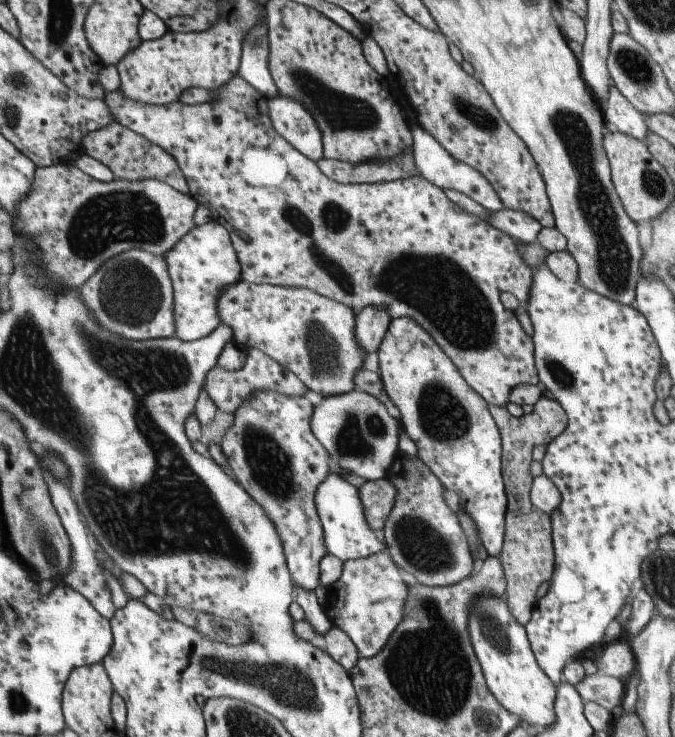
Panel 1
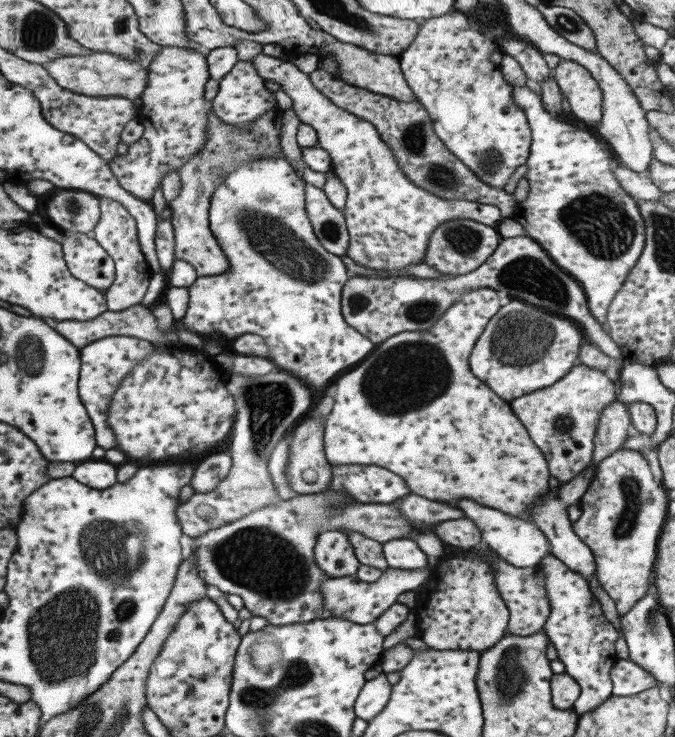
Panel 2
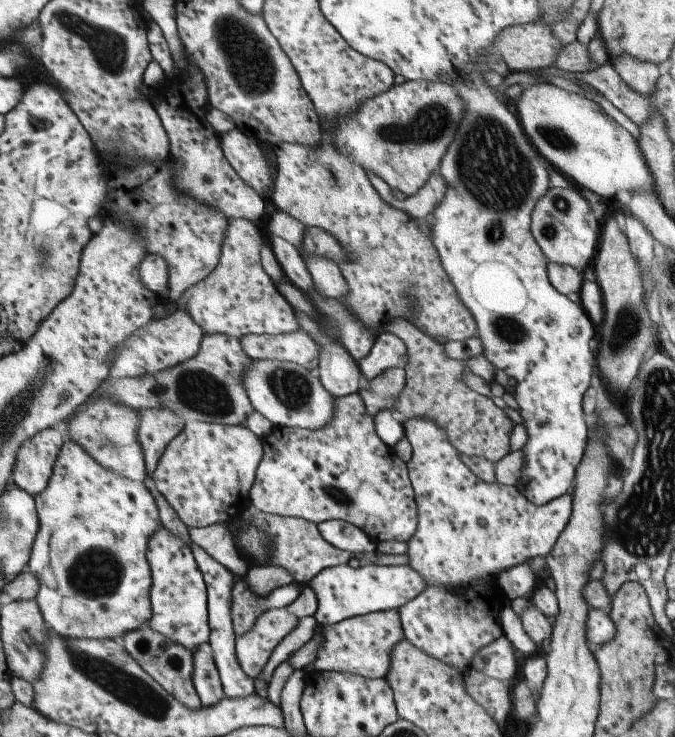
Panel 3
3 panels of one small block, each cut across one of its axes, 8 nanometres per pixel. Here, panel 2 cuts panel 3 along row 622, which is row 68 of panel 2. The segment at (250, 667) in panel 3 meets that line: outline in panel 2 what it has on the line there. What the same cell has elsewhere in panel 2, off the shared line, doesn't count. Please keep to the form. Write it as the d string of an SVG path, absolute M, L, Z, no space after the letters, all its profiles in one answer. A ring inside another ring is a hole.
M259 54L251 61L258 73L269 83L273 82L282 90L284 88L284 92L293 100L293 106L299 118L303 123L313 125L313 128L317 129L320 136L320 145L331 153L332 168L348 188L348 201L343 210L350 232L348 256L353 261L357 261L357 265L371 268L373 271L397 273L397 271L403 271L403 268L411 267L411 265L424 263L429 242L432 240L434 232L442 224L454 218L476 220L495 229L497 229L498 224L501 224L504 216L498 206L470 200L441 198L413 184L413 181L409 180L409 177L401 170L395 153L384 137L381 136L376 125L334 103L328 96L325 96L324 92L321 92L321 89L315 86L310 74L303 72L296 64L292 63L291 59L283 60Z

